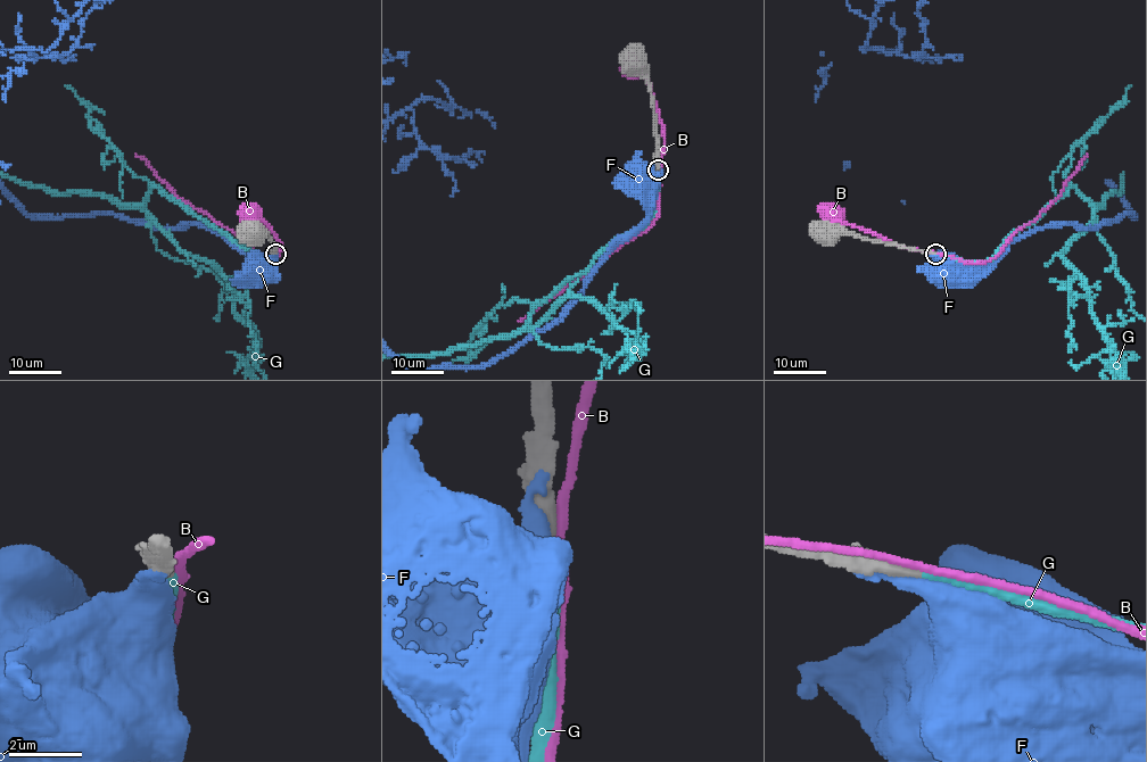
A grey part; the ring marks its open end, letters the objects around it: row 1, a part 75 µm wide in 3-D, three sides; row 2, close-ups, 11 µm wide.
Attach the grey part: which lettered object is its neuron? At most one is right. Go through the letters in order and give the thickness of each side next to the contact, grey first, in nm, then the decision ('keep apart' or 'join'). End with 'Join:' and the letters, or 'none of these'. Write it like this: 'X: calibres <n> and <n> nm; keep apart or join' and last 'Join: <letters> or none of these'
B: calibres 550 and 240 nm; keep apart
F: calibres 650 and 550 nm; keep apart
G: calibres 480 and 360 nm; join
Join: G

